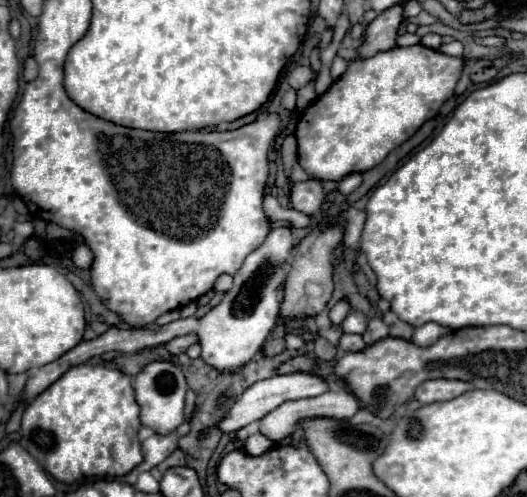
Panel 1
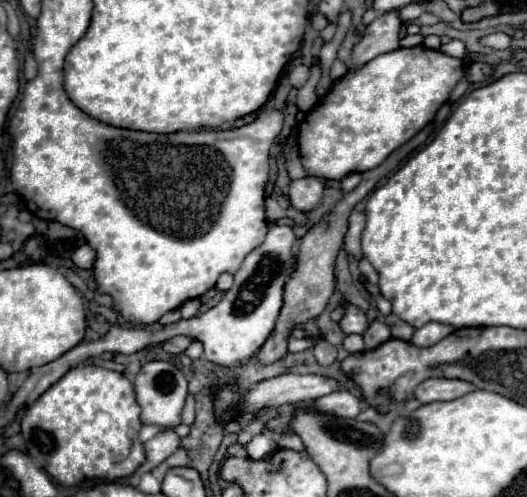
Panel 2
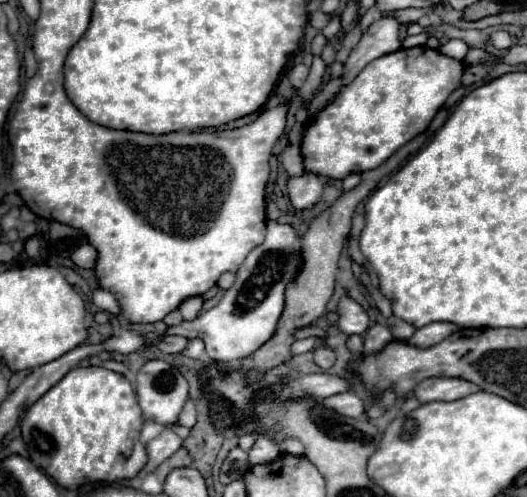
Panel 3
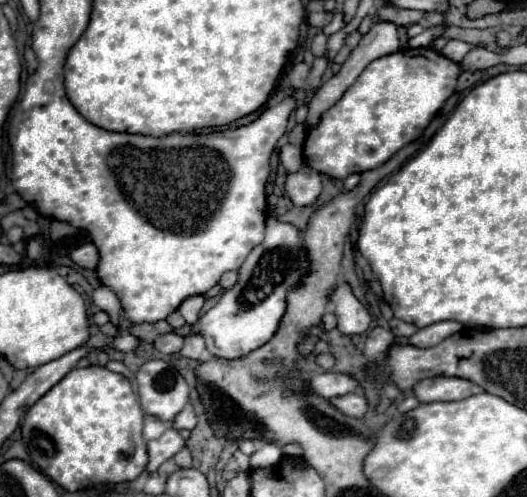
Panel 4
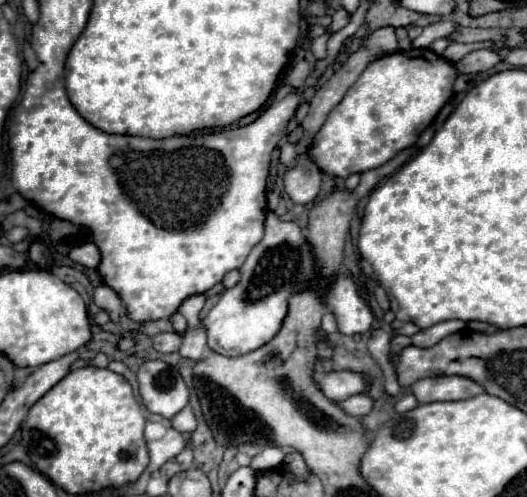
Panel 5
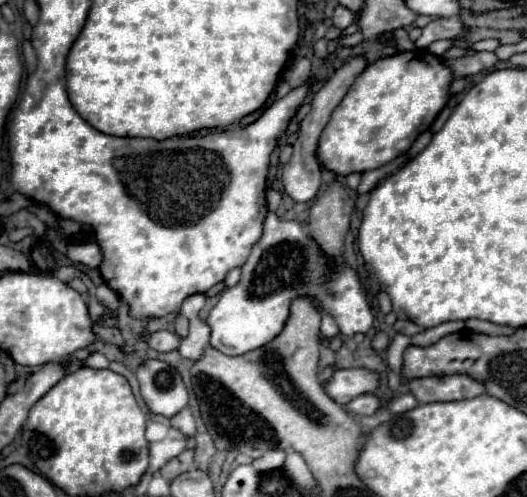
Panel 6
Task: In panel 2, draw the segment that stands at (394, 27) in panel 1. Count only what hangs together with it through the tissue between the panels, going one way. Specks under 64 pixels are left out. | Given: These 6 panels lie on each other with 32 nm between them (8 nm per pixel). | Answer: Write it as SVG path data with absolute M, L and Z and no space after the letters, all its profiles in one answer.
M396 10L386 12L382 16L378 16L362 34L362 40L354 46L352 58L348 62L350 70L356 70L360 66L364 66L366 62L370 62L372 58L398 50L400 48L400 38L398 38L398 30L400 30L400 18L396 14Z

